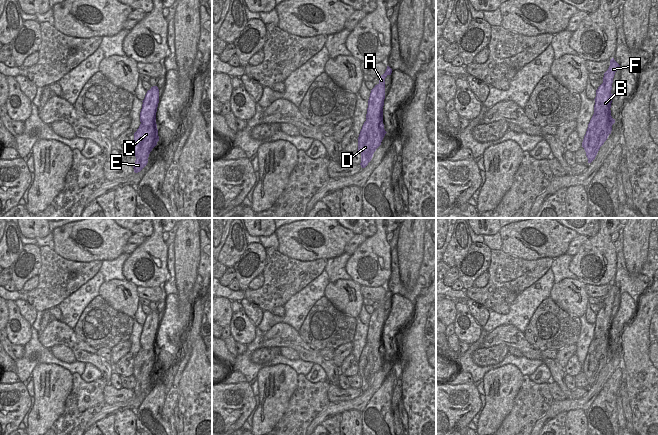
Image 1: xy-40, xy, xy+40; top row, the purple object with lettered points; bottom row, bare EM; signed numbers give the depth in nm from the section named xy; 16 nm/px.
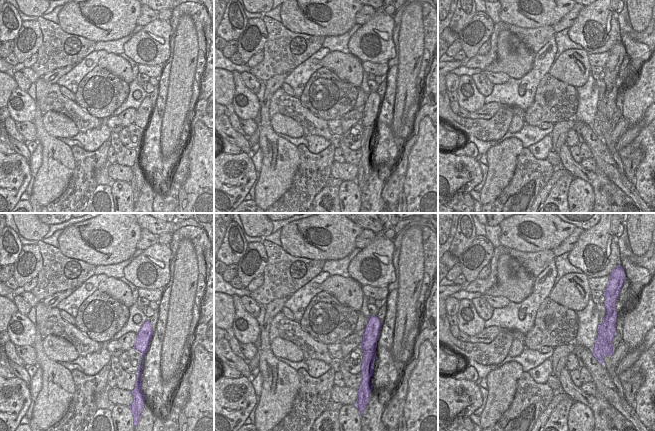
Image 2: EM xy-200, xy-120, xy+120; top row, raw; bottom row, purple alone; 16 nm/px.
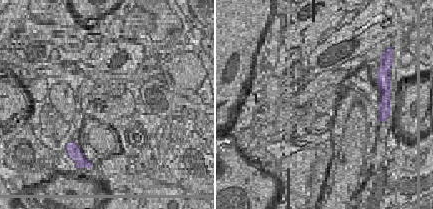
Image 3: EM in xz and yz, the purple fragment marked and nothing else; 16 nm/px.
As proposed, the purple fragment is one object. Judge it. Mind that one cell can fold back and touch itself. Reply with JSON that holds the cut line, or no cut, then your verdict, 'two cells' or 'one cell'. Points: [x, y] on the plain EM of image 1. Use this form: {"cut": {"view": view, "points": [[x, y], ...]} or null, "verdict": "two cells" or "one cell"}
{"cut": {"view": "xy-40", "points": [[155, 340], [150, 348], [141, 348]]}, "verdict": "two cells"}

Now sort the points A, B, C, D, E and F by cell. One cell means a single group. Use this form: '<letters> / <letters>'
A B F / C D E

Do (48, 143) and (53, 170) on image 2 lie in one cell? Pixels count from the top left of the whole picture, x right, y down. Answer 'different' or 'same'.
same

